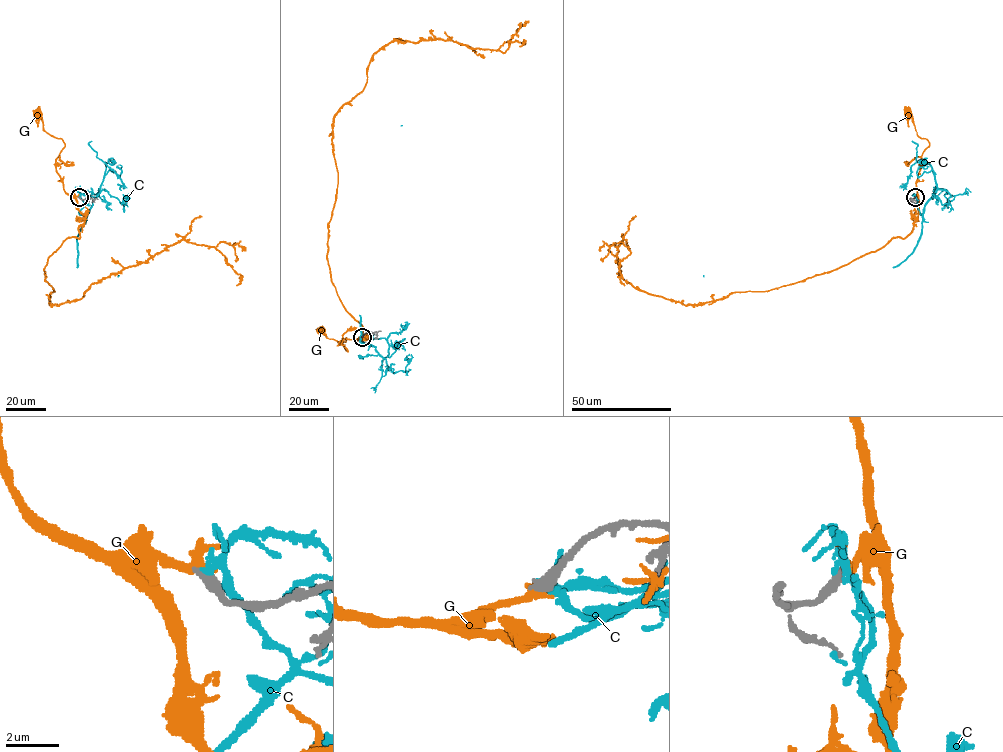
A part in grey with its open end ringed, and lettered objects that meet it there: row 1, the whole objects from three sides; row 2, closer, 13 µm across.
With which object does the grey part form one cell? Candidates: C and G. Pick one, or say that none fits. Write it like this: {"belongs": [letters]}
{"belongs": ["G"]}

